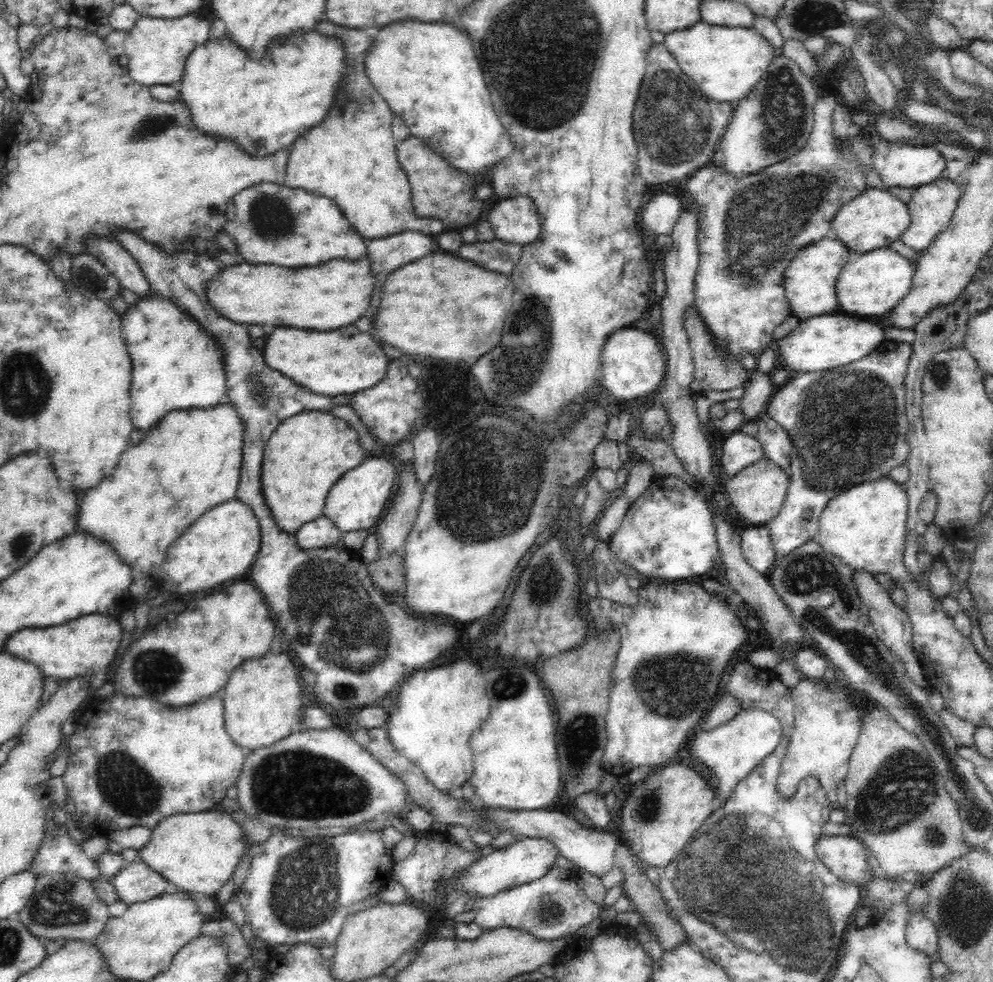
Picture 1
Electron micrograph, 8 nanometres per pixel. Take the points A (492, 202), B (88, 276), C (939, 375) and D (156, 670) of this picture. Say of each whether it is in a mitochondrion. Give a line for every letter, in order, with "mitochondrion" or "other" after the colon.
A: other
B: mitochondrion
C: mitochondrion
D: mitochondrion

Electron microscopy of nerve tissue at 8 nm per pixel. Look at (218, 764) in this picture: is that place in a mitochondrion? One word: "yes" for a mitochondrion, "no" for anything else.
no

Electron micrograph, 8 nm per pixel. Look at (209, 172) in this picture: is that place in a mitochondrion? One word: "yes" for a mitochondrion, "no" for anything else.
no

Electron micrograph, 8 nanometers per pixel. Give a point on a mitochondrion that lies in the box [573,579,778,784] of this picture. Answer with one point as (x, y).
(673, 686)

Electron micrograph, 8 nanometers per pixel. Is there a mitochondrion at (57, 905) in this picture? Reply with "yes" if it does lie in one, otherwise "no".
yes

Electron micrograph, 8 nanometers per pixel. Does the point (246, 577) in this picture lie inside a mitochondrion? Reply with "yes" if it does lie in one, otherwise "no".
no

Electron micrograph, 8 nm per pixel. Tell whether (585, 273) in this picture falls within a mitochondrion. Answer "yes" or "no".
no

